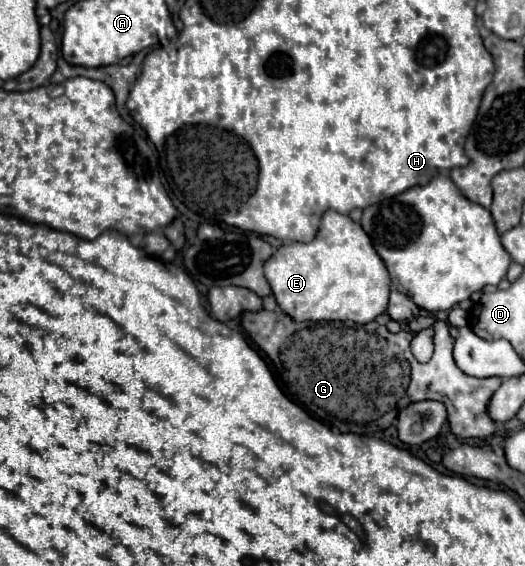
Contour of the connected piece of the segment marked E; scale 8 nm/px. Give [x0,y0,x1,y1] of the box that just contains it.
[264,210,390,322]

